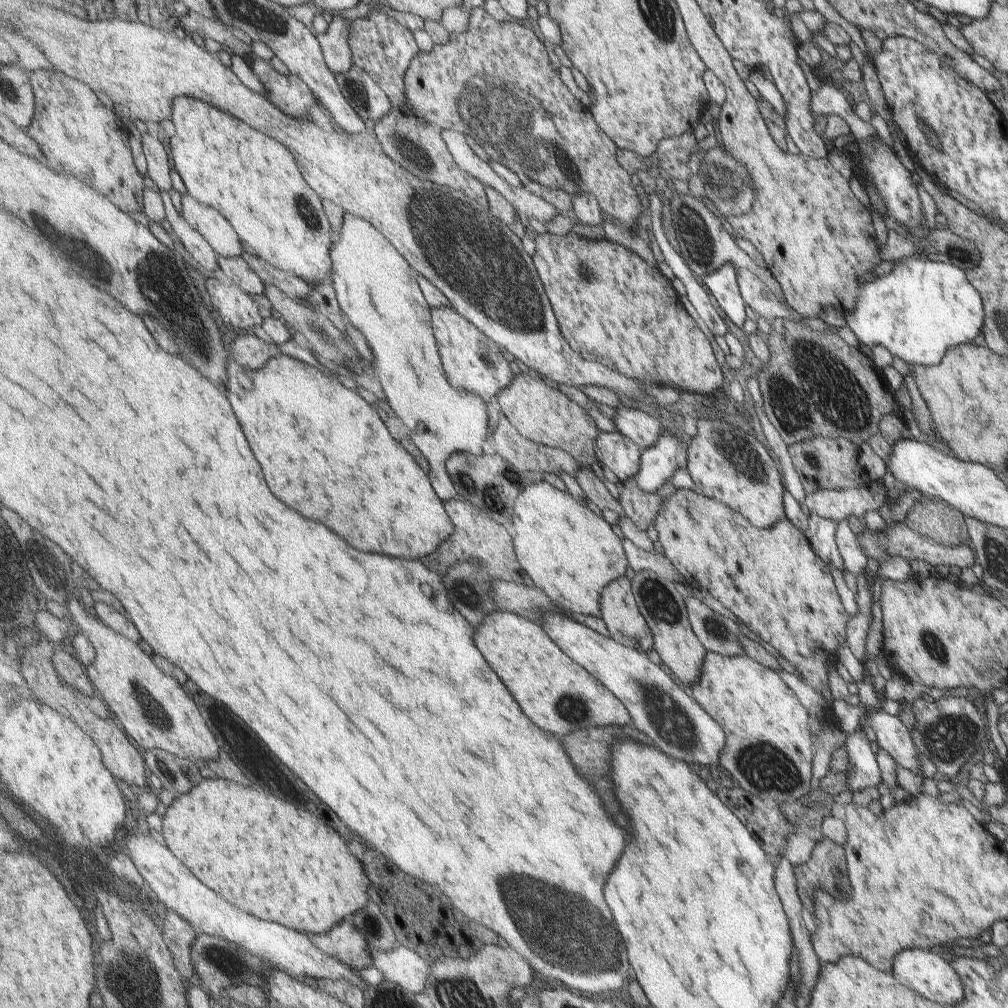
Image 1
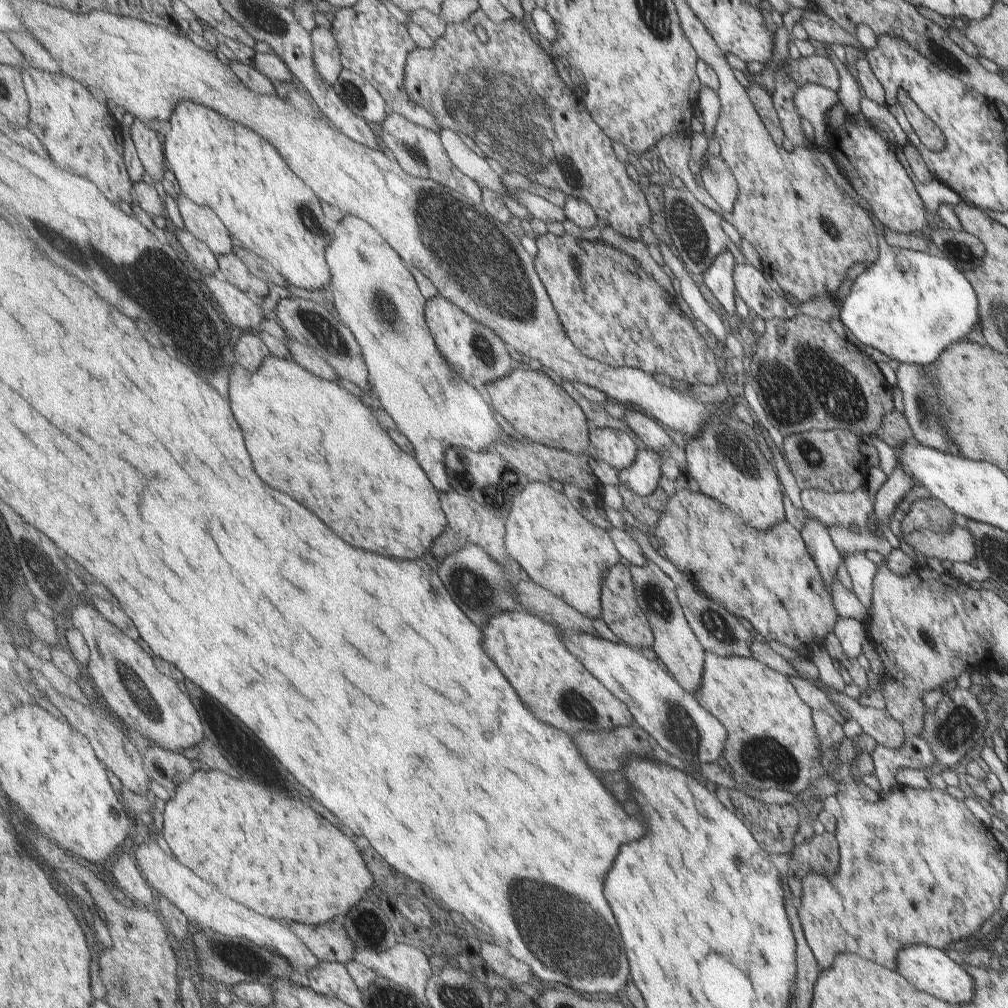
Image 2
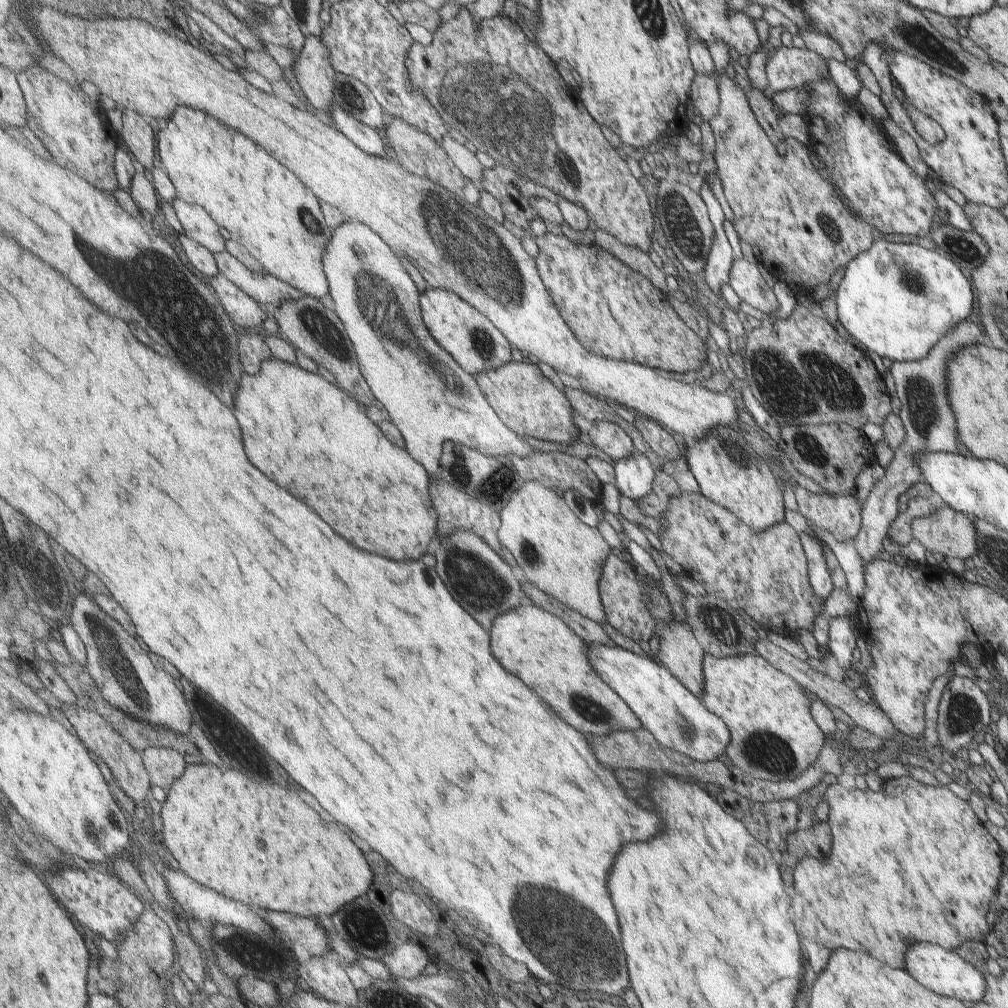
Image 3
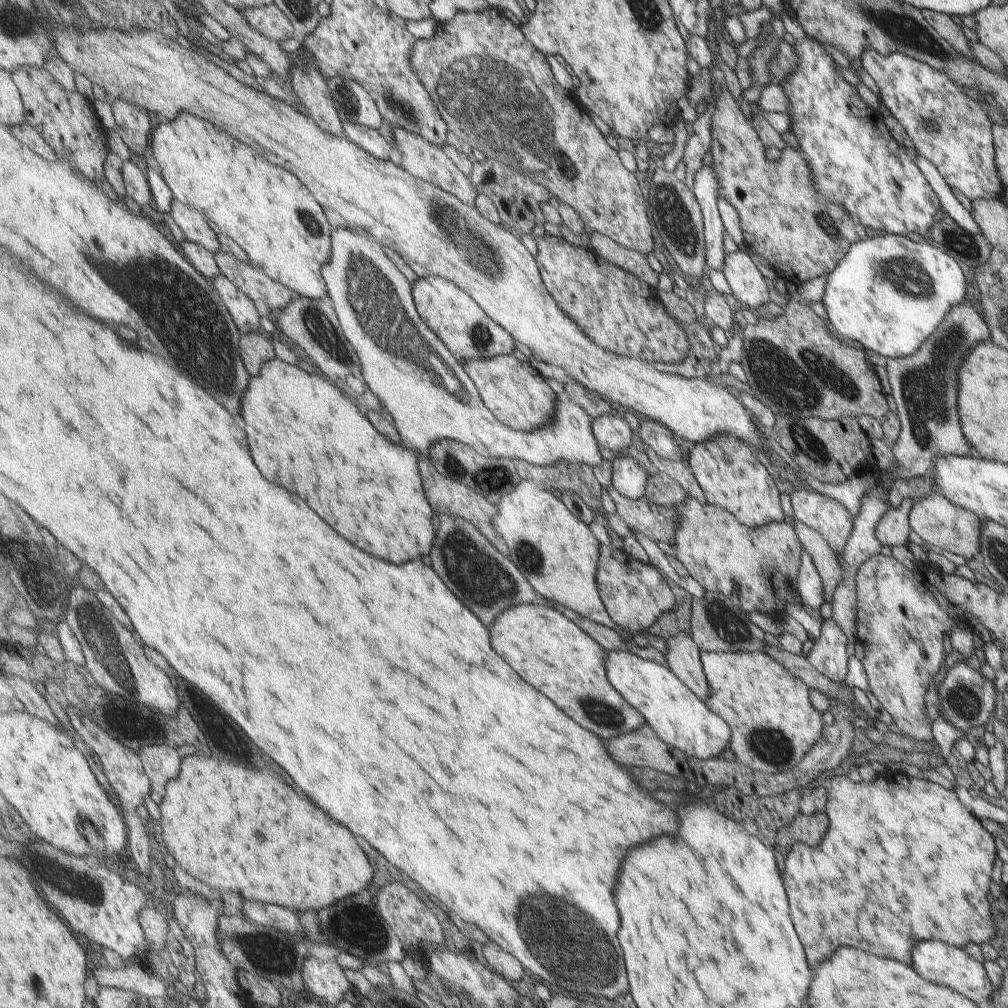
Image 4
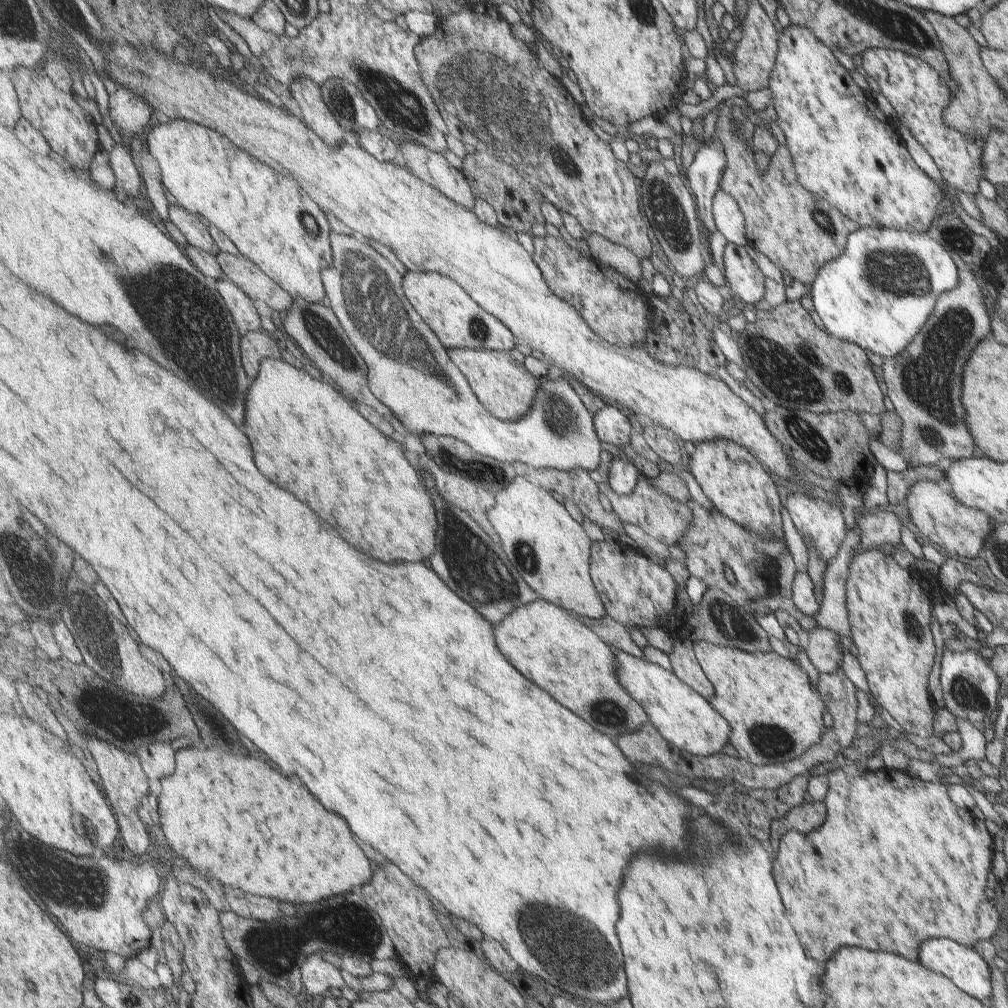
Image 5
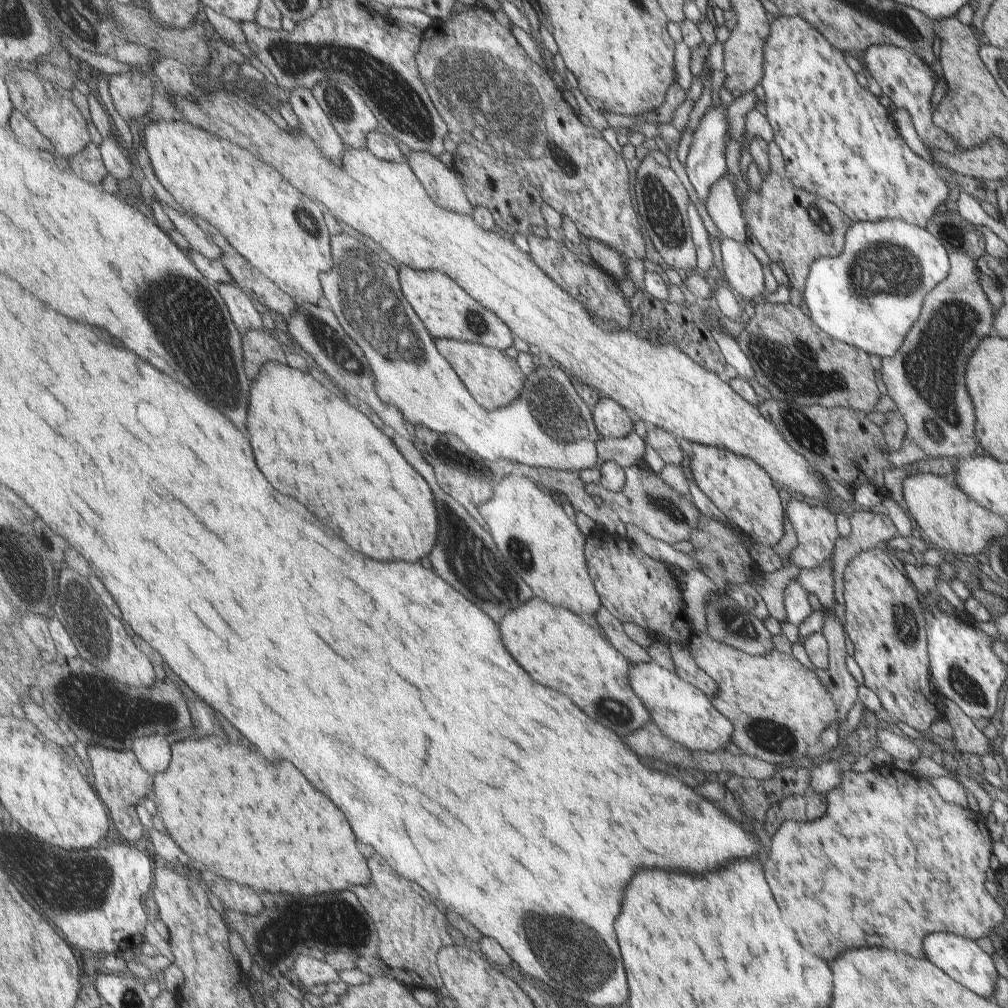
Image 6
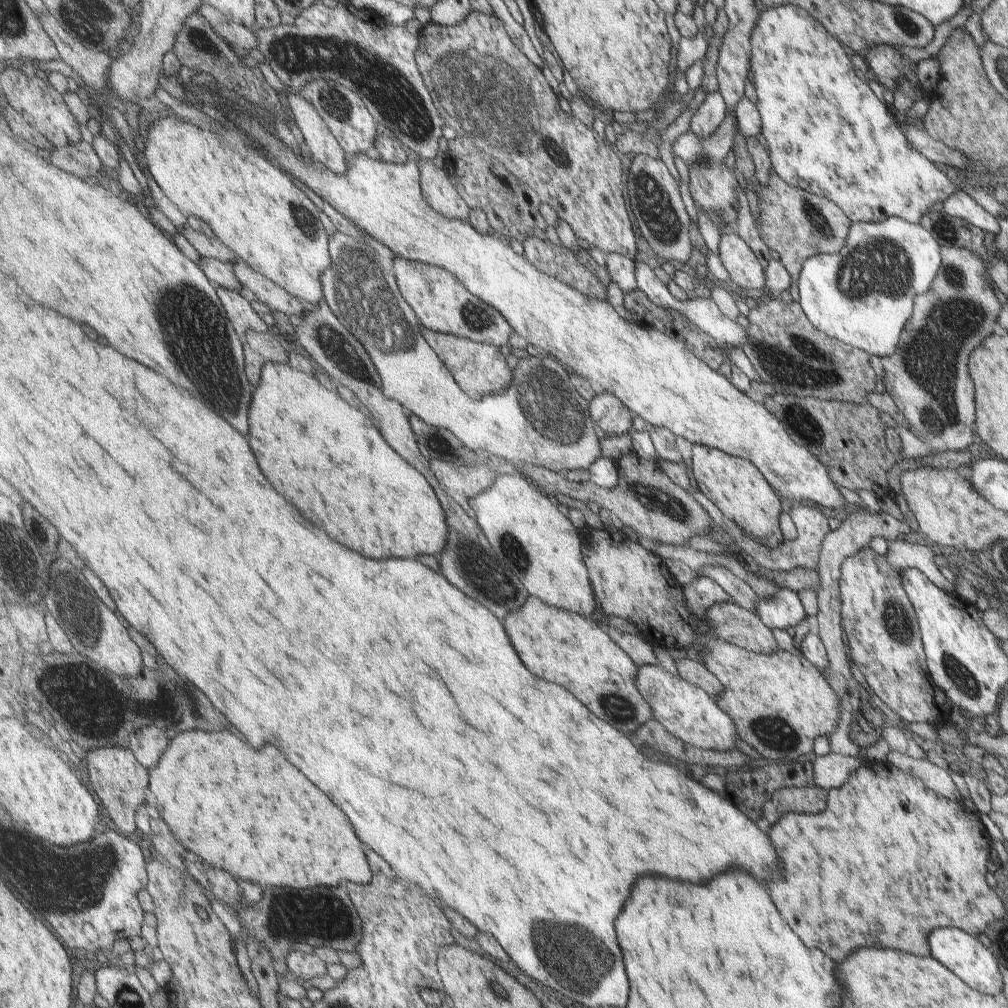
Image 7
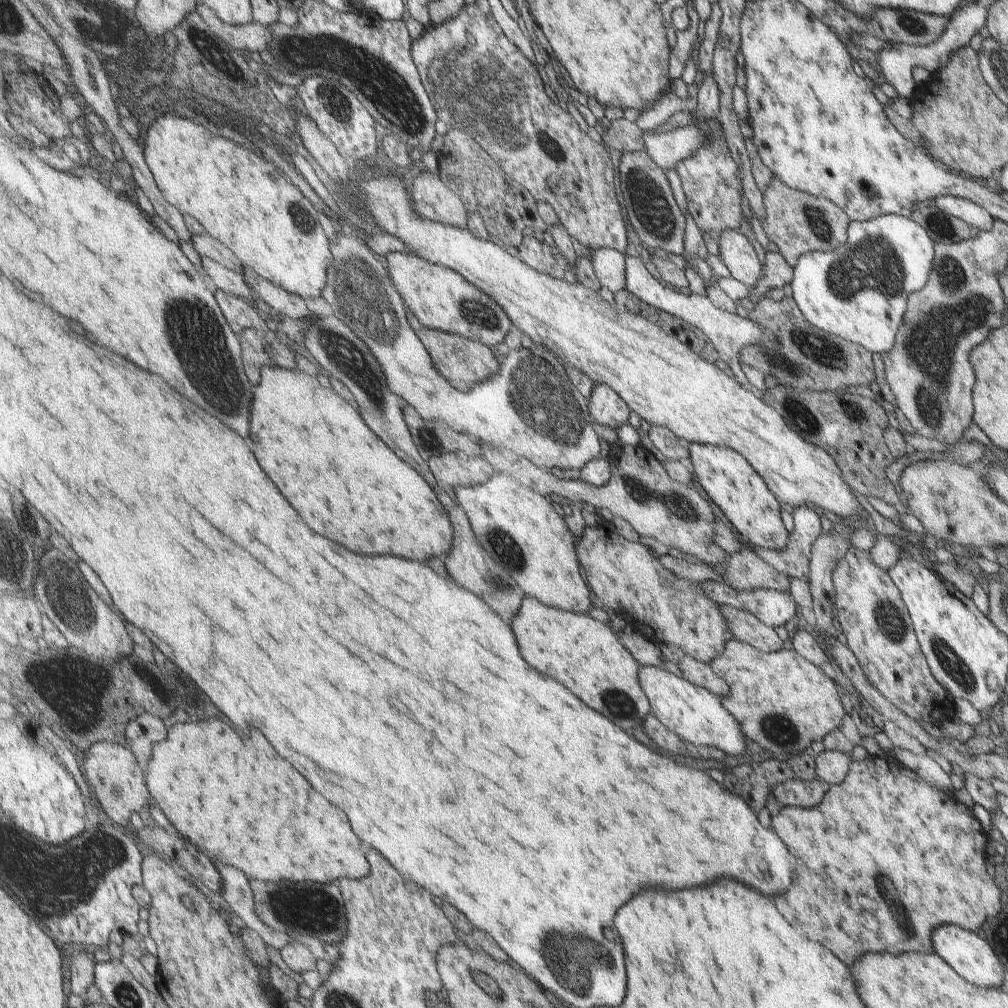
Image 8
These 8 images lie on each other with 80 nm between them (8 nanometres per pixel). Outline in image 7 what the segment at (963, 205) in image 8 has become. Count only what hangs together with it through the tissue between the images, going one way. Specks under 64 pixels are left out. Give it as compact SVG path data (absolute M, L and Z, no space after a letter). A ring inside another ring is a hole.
M958 190L951 197L946 198L942 205L942 210L949 216L963 219L976 228L978 233L996 235L1000 231L996 216L990 215L984 207L975 202L963 190Z

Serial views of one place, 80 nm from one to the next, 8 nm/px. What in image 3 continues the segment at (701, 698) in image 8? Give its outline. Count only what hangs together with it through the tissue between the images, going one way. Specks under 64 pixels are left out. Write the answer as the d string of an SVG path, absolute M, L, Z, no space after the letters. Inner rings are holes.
M591 645L588 659L600 677L637 713L642 726L649 729L661 746L669 747L693 760L714 760L726 750L729 731L725 723L705 710L669 670L649 657L639 656L617 645Z

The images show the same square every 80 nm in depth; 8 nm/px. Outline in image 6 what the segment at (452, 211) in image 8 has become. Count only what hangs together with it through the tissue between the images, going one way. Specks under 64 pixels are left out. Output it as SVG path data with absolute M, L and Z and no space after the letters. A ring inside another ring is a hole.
M411 150L409 154L407 162L417 169L417 174L423 179L434 201L458 213L474 214L475 207L465 194L465 178L457 170L451 170L431 153Z

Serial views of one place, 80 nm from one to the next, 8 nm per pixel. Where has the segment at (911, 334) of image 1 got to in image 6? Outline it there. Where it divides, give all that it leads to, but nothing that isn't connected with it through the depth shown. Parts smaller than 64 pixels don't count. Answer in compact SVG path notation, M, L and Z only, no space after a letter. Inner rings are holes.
M863 221L851 224L845 237L844 249L837 257L821 257L810 266L809 274L806 277L806 284L803 293L803 302L810 314L810 319L830 337L843 341L848 345L864 350L867 354L877 354L879 357L892 357L899 345L903 342L907 331L911 328L921 314L922 303L928 292L944 280L950 272L948 252L941 246L941 243L929 234L925 229L910 225L905 221Z

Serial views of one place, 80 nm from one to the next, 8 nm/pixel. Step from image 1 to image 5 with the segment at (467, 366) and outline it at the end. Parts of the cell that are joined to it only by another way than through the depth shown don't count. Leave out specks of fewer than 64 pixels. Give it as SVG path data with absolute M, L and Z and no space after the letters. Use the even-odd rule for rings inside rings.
M410 271L405 275L405 292L417 312L435 331L448 349L509 351L515 348L517 336L501 319L486 311L480 303L452 278L441 273Z

